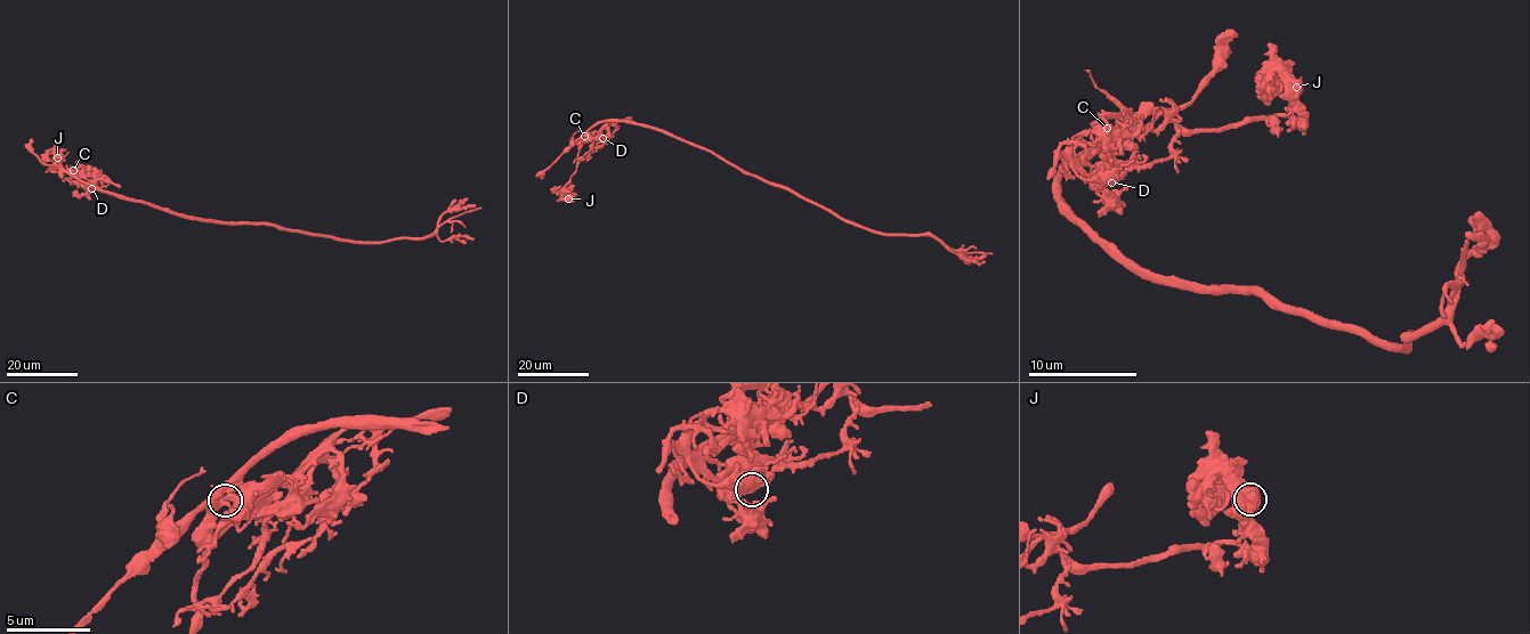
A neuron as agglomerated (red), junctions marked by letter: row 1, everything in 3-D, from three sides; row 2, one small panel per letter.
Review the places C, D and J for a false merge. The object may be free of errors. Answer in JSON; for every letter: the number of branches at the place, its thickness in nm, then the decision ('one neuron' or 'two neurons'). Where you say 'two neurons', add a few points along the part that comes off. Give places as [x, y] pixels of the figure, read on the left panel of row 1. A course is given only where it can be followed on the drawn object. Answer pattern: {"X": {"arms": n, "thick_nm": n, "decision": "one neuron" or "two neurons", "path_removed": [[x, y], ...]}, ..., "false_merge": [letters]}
{"C": {"arms": 3, "thick_nm": 320, "decision": "two neurons", "path_removed": [[73, 170], [71, 173], [67, 167], [66, 171], [50, 167], [59, 155], [56, 151], [47, 153], [39, 162]]}, "D": {"arms": 3, "thick_nm": 280, "decision": "one neuron"}, "J": {"arms": 3, "thick_nm": 260, "decision": "one neuron"}, "false_merge": ["C"]}

